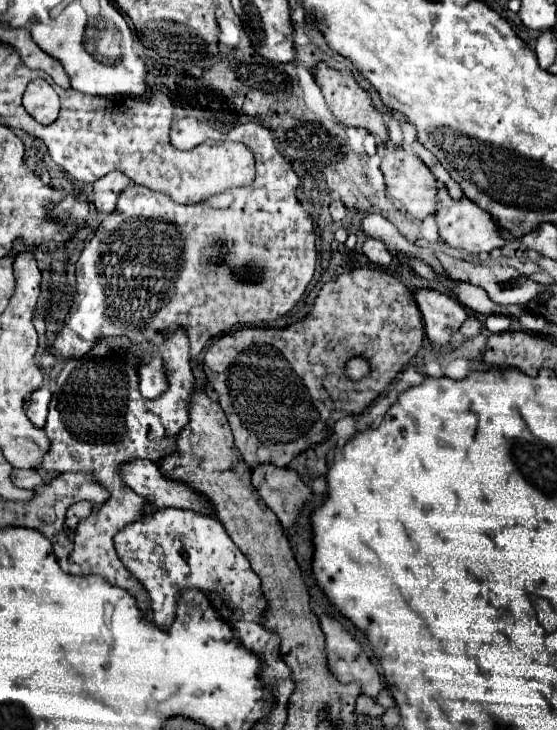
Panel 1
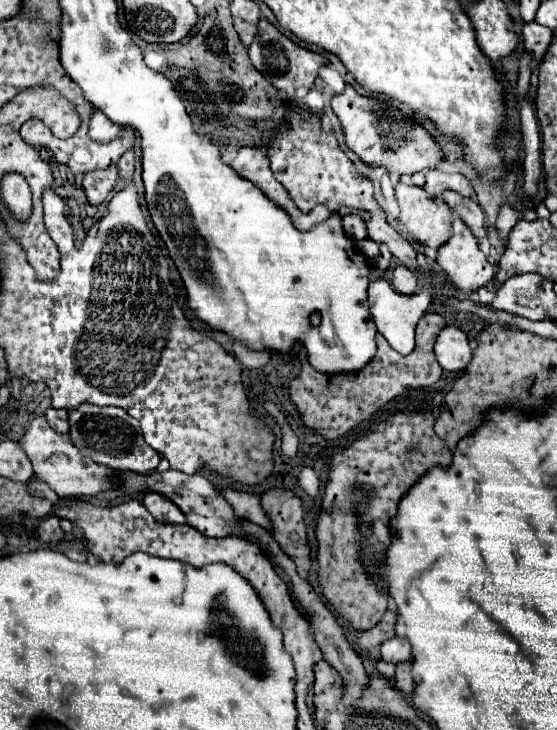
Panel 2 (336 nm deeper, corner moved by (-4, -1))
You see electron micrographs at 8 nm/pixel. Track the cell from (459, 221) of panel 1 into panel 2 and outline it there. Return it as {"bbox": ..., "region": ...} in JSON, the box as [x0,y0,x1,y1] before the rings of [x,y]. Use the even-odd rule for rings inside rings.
{"bbox":[438,218,496,292],"region":[[[456,218],[452,222],[452,238],[438,248],[438,264],[448,274],[452,284],[464,292],[474,292],[486,286],[496,276],[496,266],[488,262],[486,254],[478,248],[472,230]]]}

